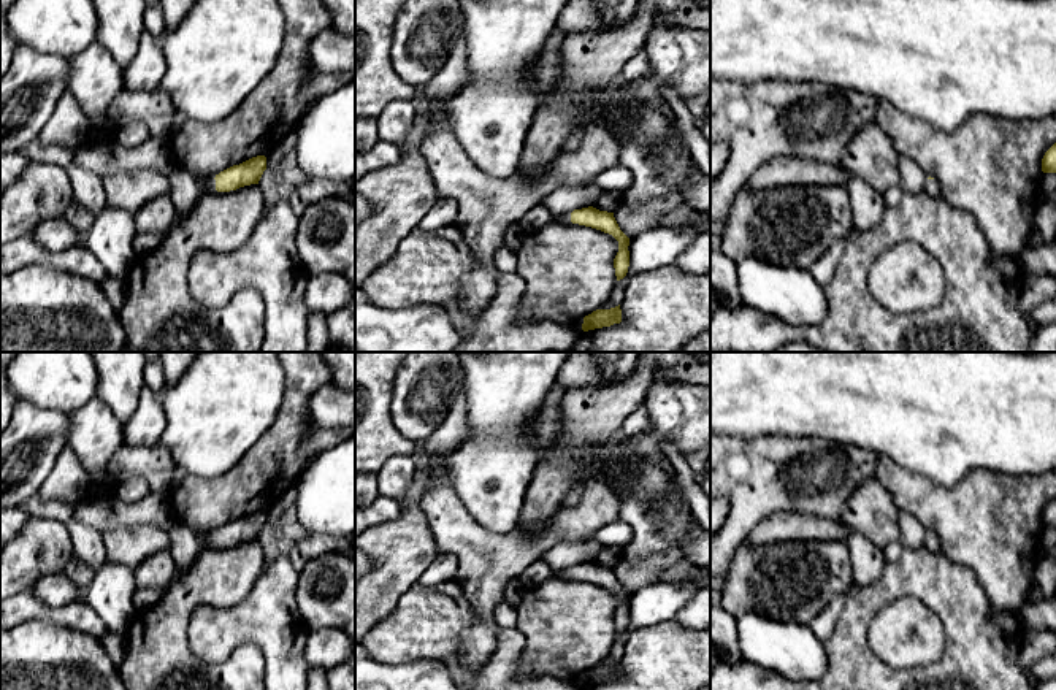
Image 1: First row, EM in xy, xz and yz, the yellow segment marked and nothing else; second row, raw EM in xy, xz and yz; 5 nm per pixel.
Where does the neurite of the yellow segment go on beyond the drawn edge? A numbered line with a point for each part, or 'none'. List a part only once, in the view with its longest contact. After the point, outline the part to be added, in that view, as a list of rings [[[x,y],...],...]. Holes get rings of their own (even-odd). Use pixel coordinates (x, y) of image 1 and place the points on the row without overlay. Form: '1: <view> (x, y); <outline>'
1: xy (184, 544); [[[178,523],[170,531],[170,552],[176,565],[176,573],[171,581],[179,571],[184,571],[192,566],[203,550],[214,547],[217,547],[214,533],[209,533],[205,538],[198,538],[192,528]],[[171,581],[157,588],[136,588],[133,595],[133,604],[136,611],[155,606],[171,588]]]

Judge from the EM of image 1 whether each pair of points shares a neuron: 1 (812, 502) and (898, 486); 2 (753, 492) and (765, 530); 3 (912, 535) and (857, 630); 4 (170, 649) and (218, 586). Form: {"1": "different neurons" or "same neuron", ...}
{"1": "different neurons", "2": "different neurons", "3": "different neurons", "4": "same neuron"}

